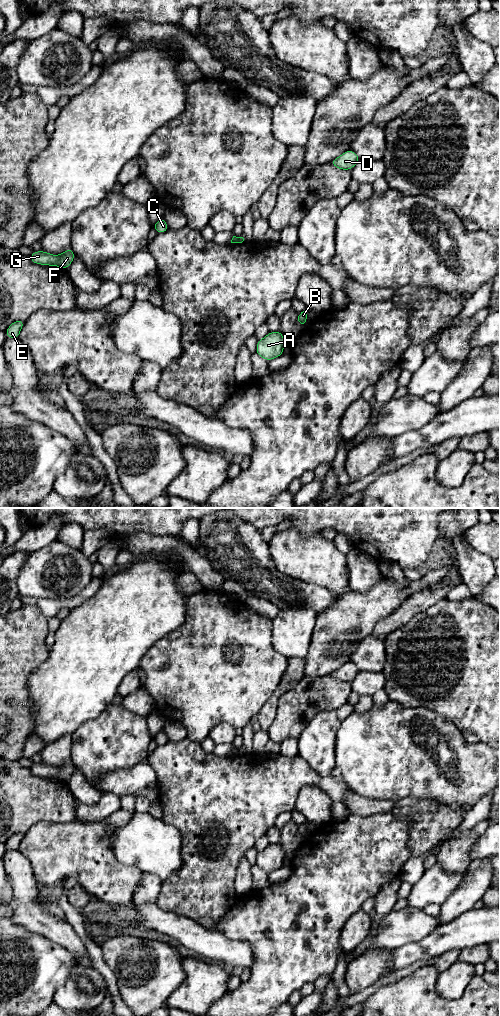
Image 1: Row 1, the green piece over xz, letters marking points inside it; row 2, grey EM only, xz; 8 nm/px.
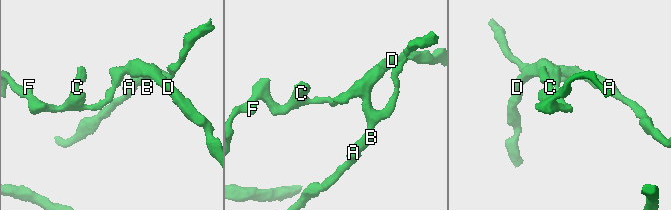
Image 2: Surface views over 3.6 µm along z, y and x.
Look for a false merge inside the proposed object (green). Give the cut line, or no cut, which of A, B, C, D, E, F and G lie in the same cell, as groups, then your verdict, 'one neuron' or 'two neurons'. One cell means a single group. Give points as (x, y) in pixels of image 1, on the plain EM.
xz (238, 749), (236, 754) | A B D / C E F G | two neurons

